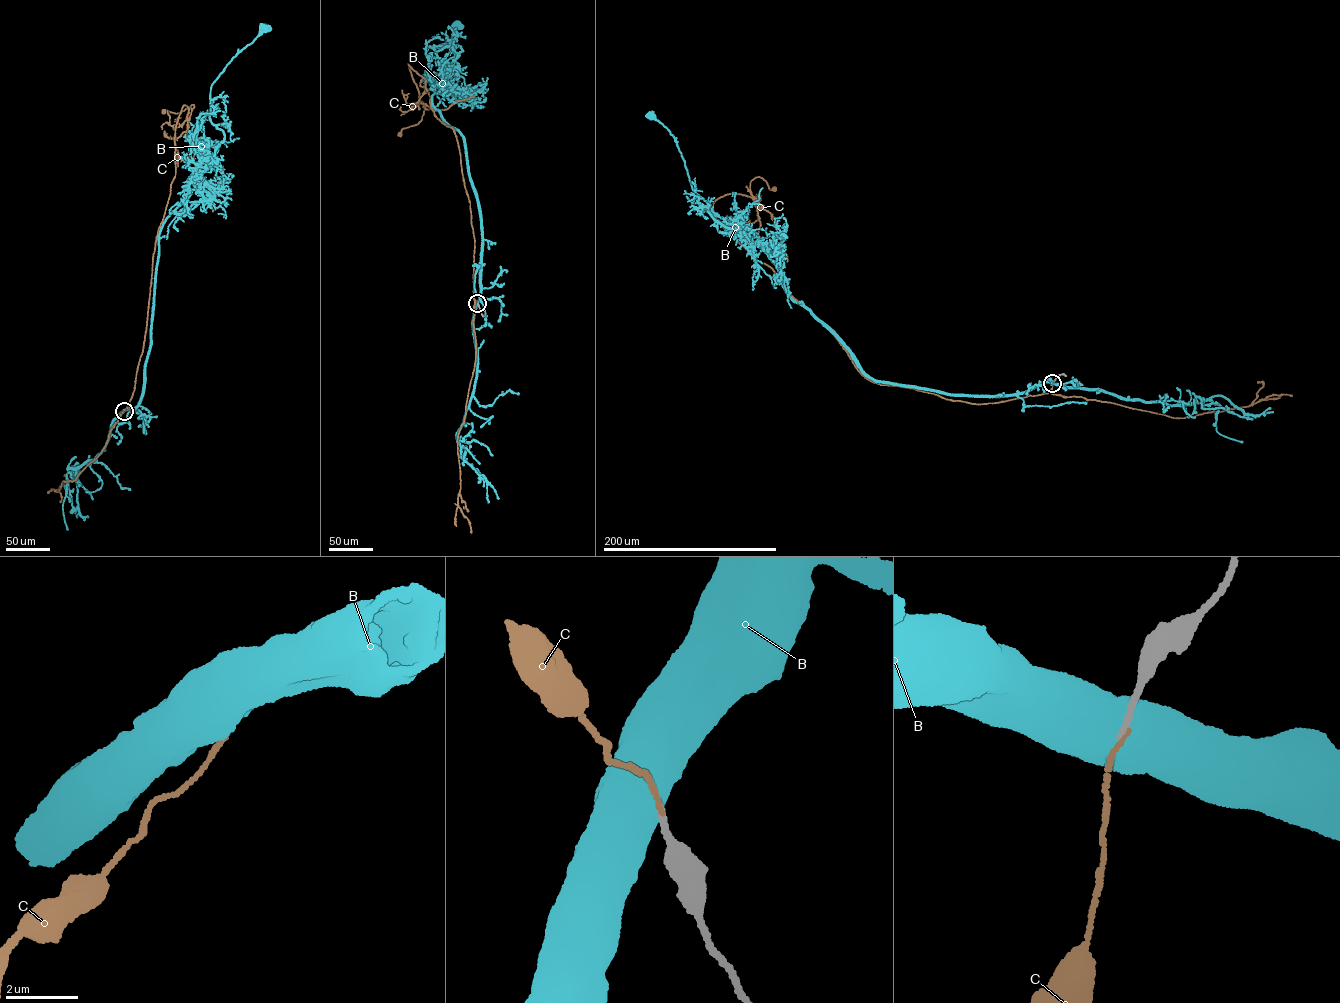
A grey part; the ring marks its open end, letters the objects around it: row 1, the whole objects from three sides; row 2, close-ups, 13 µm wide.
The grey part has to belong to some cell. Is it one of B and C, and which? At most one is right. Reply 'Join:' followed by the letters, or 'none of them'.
Join: none of them

